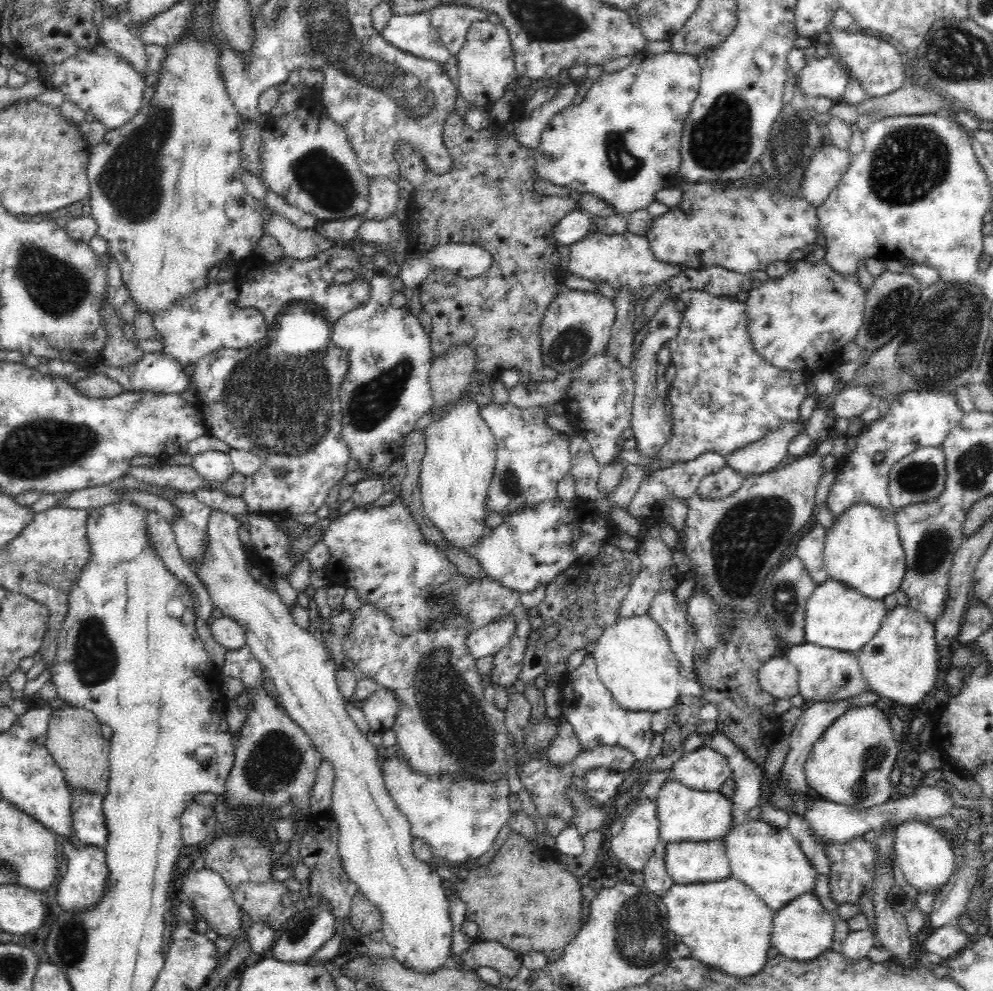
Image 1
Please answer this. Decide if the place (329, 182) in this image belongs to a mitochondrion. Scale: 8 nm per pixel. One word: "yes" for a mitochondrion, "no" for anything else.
yes

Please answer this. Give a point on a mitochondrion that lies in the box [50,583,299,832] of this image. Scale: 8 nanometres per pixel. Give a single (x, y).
(94, 658)

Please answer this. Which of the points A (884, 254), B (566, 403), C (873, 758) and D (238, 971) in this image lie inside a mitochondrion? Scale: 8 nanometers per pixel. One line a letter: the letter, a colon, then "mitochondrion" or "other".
A: other
B: other
C: mitochondrion
D: other

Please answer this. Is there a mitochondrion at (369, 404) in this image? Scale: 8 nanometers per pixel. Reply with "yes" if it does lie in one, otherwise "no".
yes

